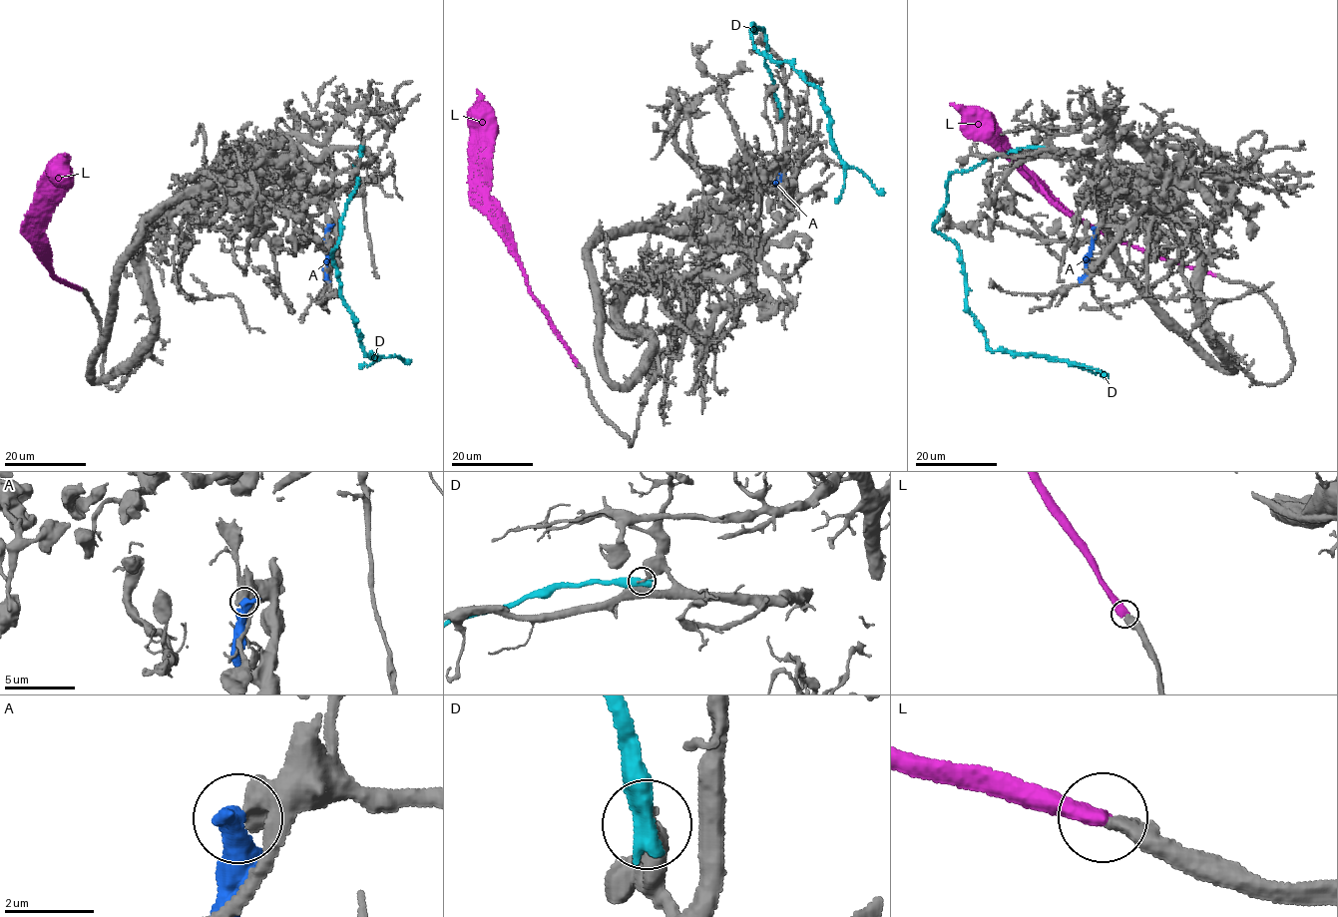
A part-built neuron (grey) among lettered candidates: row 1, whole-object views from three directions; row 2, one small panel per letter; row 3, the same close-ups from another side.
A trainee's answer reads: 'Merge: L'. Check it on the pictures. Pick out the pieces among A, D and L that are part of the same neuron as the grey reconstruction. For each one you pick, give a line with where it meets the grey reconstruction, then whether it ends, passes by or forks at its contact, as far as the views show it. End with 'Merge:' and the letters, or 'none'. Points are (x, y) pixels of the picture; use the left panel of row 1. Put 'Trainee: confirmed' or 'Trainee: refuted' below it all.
L: meets grey at (81, 288); it ends there
Merge: L
Trainee: confirmed

